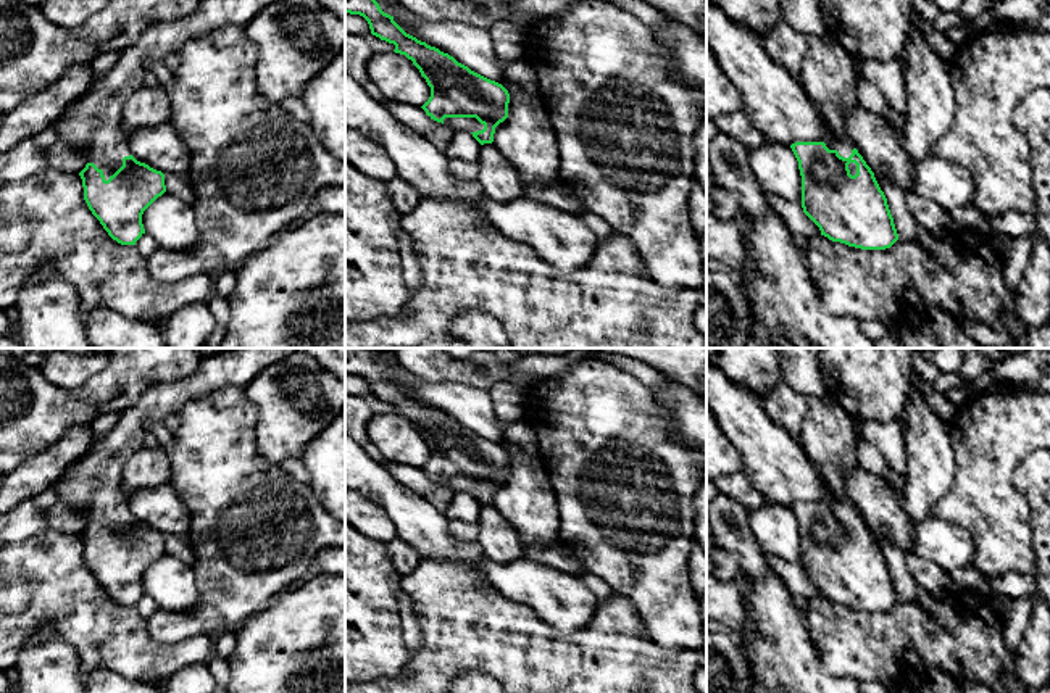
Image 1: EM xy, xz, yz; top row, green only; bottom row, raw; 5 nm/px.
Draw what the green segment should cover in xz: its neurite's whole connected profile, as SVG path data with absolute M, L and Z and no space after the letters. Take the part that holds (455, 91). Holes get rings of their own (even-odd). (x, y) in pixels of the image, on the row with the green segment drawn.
M345 0L345 13L363 16L373 35L394 44L395 53L413 61L431 87L431 97L421 106L431 119L453 131L469 132L481 145L494 142L495 127L508 118L510 93L502 84L471 71L448 53L406 34L394 21L394 16L381 10L376 0Z

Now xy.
M200 0L197 8L184 18L153 23L139 35L134 45L118 52L115 66L98 76L52 124L58 142L77 148L87 158L89 163L79 172L84 200L108 235L118 243L135 245L145 234L144 211L166 192L165 174L131 155L127 134L121 121L126 100L144 84L145 64L176 53L192 37L213 32L227 24L244 27L274 2L277 0Z

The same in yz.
M827 32L808 39L798 82L827 126L827 139L790 145L802 176L803 213L832 242L890 248L898 234L887 198L844 122L844 110L856 103L855 56Z

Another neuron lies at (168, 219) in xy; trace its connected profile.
M168 192L144 211L142 224L158 247L168 251L192 251L198 245L194 208Z

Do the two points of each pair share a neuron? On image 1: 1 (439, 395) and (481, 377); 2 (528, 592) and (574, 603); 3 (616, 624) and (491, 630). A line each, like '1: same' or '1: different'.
1: different
2: same
3: same

